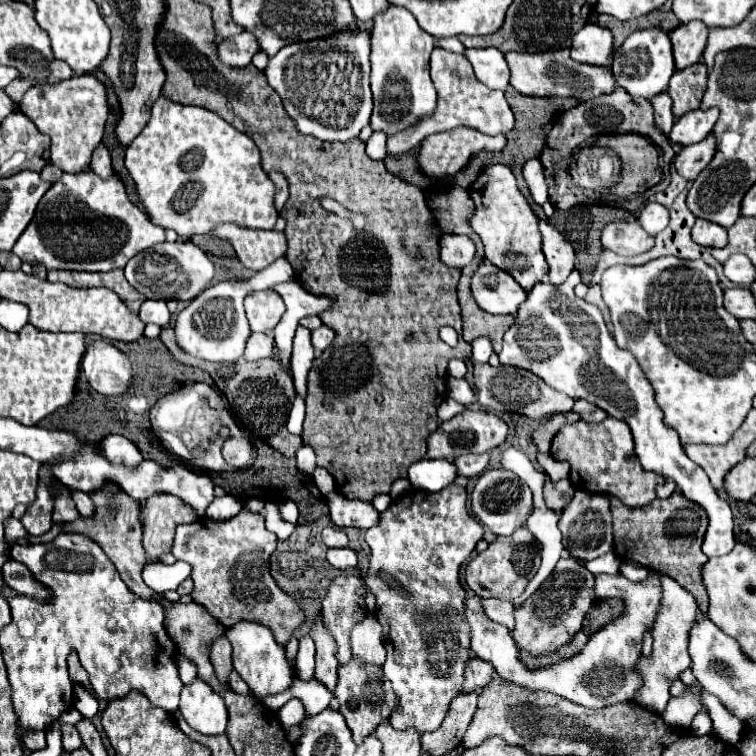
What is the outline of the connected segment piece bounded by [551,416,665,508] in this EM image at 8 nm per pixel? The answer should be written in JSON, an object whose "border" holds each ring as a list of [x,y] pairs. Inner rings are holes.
{"border":[[[607,416],[599,424],[587,424],[583,420],[575,424],[567,424],[555,434],[551,444],[551,456],[555,460],[567,460],[571,464],[569,480],[577,490],[585,492],[605,492],[617,496],[625,506],[639,508],[647,506],[655,500],[655,486],[663,484],[665,478],[659,474],[651,474],[641,468],[635,450],[633,436],[625,422]]]}

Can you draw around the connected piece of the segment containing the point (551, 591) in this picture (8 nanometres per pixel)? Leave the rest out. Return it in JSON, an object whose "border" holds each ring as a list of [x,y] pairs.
{"border":[[[563,556],[547,582],[543,582],[543,586],[515,610],[515,628],[511,632],[513,640],[517,642],[519,650],[529,654],[555,652],[563,648],[575,636],[575,632],[581,630],[583,618],[593,600],[593,574],[587,572],[587,568],[575,558]]]}

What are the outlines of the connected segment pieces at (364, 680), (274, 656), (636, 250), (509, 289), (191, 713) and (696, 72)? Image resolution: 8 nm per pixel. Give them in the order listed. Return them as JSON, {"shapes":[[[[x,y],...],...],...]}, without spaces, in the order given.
{"shapes":[[[[351,660],[349,664],[339,666],[339,680],[335,688],[335,698],[339,700],[339,712],[345,716],[349,730],[353,732],[355,744],[361,744],[365,736],[373,734],[373,730],[389,720],[389,714],[397,706],[395,692],[387,678],[383,678],[383,670],[379,666],[369,666],[359,660]]],[[[237,622],[235,626],[229,628],[227,638],[233,646],[233,666],[237,674],[255,692],[255,696],[277,694],[277,692],[285,692],[291,688],[295,680],[295,670],[287,658],[285,646],[281,646],[275,640],[273,630],[269,630],[263,624],[255,624],[255,622]]],[[[611,222],[603,228],[601,244],[621,256],[637,256],[653,248],[655,238],[649,236],[637,222]]],[[[487,258],[479,264],[471,278],[471,292],[475,302],[489,314],[517,314],[519,306],[527,300],[527,292]]],[[[193,680],[181,690],[179,712],[185,722],[201,734],[223,734],[227,726],[227,708],[223,698],[203,680]]],[[[703,62],[693,64],[685,70],[677,70],[671,80],[667,94],[673,98],[673,116],[679,118],[691,110],[697,110],[707,86],[707,66]]]]}

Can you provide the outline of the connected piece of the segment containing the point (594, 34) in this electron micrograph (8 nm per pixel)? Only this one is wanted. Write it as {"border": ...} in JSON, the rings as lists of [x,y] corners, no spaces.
{"border":[[[589,22],[575,34],[571,58],[577,58],[577,62],[609,66],[611,56],[613,56],[613,36],[607,28]]]}

